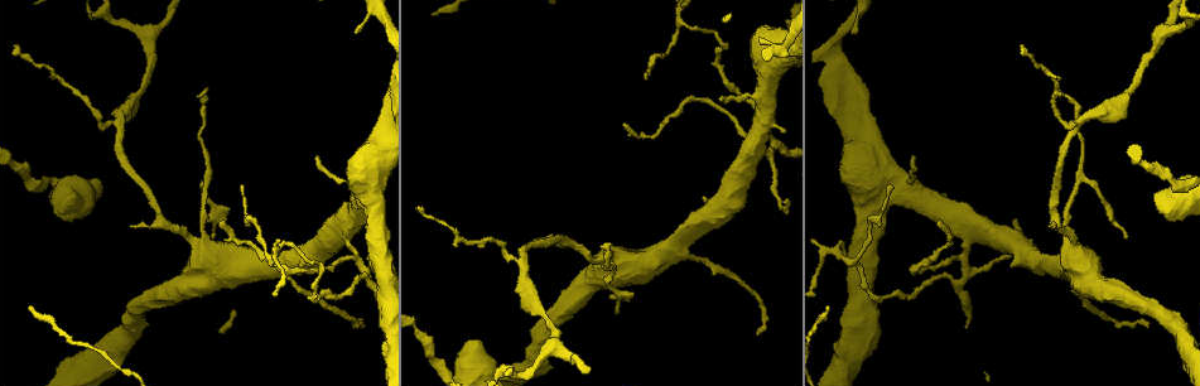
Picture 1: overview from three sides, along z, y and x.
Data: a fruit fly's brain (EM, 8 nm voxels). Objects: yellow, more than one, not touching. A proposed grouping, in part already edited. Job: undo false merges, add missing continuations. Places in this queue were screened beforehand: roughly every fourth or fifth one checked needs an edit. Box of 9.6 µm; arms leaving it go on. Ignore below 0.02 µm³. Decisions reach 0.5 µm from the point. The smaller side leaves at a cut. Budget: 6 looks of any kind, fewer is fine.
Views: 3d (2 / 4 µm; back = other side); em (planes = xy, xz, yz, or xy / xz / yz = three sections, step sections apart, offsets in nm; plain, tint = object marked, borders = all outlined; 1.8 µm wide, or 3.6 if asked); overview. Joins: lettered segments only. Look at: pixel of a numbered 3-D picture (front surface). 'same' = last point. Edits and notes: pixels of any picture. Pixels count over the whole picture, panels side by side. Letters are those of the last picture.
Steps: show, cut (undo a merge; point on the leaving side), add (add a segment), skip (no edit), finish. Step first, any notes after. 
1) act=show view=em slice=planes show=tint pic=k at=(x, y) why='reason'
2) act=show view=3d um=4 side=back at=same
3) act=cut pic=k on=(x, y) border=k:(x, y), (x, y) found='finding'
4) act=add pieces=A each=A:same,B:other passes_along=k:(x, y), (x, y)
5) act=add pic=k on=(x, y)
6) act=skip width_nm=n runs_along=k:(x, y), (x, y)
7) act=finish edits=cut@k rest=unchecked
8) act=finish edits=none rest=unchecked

act=show view=em slice=xy step=4 show=borders pic=1 at=(722, 45) why='abrupt turn'

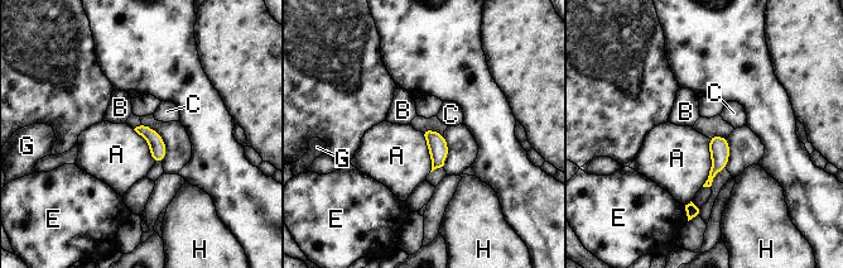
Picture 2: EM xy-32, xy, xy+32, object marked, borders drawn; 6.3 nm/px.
act=skip each=A:other,B:other,C:other,E:other,G:other,H:other found='one cell here'

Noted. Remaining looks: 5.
act=show view=3d um=2 pic=1 at=(358, 259) why='thin arm on a thick one'

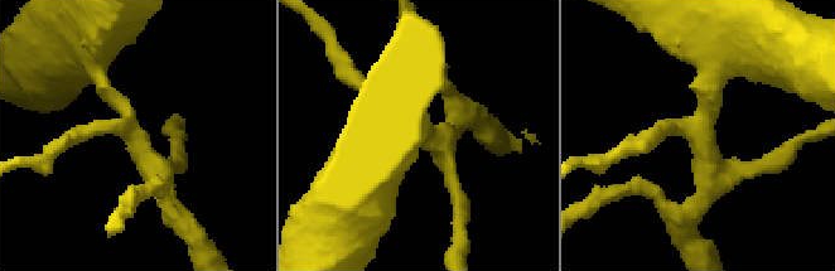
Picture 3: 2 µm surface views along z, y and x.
act=show view=em um=3.6 slice=planes show=borders pic=3 at=(126, 124)

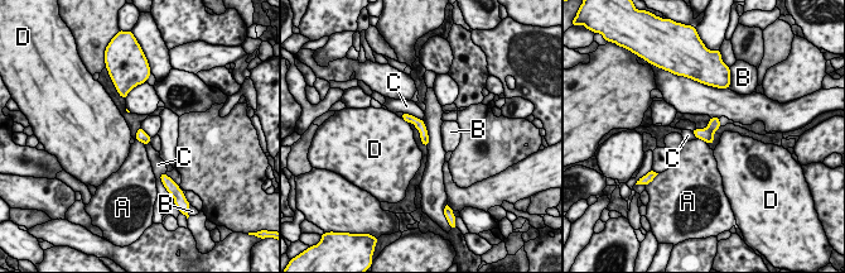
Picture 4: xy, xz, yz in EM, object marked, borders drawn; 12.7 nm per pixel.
act=skip longest_contact=C:280nm each=A:other,B:other,C:other,D:other border=4:(402, 111), (415, 115), (421, 120) found='all the same cell'

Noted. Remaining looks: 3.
act=show view=em slice=xy step=8 show=tint pic=1 at=(523, 260) why='three-way junction'

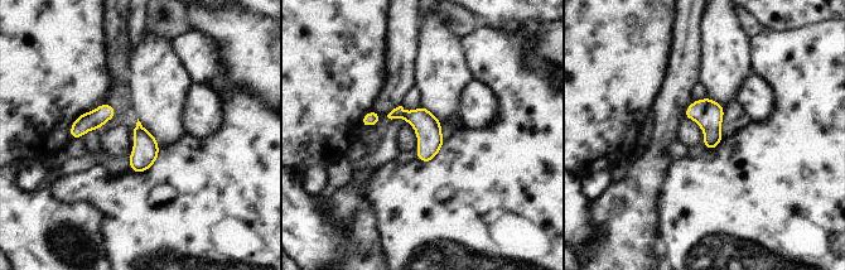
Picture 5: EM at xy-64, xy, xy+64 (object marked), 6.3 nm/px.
act=show view=em slice=planes show=borders at=same

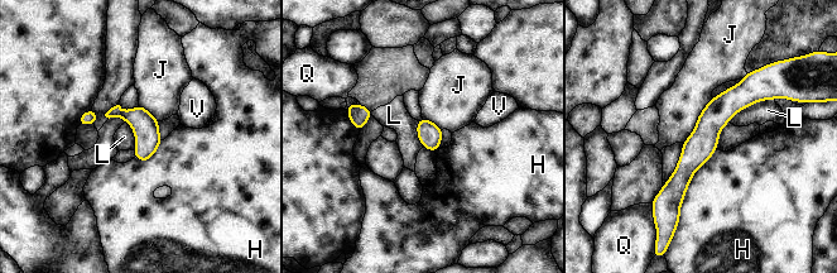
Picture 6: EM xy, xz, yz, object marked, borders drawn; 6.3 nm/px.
act=skip width_nm=160 each=H:other,J:other,L:other,Q:other,V:other runs_along=6:(770, 95), (740, 96), (662, 195) found='continuous, no second cell'

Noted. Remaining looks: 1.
act=finish edits=none rest=unchecked

